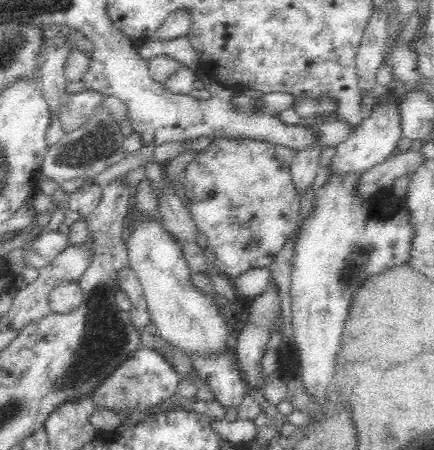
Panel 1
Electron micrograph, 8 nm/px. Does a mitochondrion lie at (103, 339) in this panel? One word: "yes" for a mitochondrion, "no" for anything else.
yes

